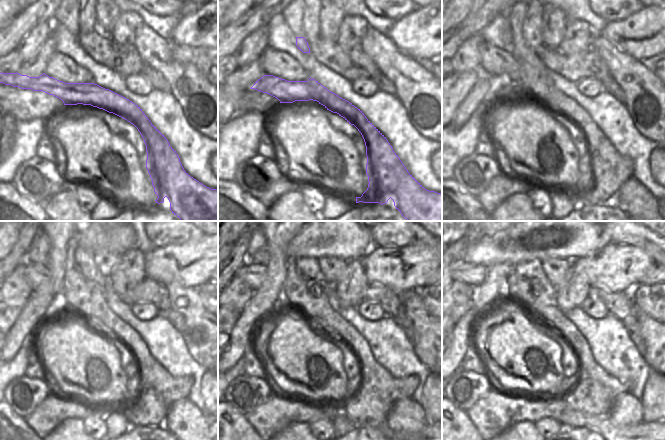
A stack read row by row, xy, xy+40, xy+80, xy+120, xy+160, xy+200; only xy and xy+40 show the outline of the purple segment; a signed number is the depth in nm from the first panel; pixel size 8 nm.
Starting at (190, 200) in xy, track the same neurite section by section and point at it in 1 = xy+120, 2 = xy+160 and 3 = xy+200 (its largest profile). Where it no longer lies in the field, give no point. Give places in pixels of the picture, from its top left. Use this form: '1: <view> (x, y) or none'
1: xy+120 (155, 390)
2: xy+160 (373, 391)
3: xy+200 (591, 390)

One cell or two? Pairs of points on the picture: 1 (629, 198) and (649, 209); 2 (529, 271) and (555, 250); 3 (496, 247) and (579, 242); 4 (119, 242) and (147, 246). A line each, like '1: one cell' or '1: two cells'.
1: one cell
2: two cells
3: one cell
4: two cells

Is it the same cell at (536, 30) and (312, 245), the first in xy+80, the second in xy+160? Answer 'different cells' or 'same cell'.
different cells

